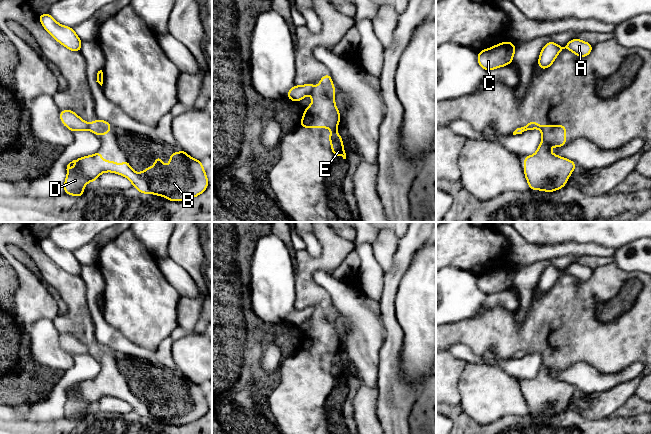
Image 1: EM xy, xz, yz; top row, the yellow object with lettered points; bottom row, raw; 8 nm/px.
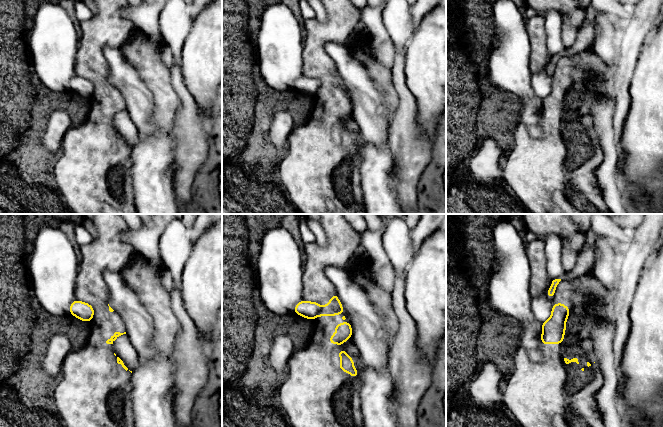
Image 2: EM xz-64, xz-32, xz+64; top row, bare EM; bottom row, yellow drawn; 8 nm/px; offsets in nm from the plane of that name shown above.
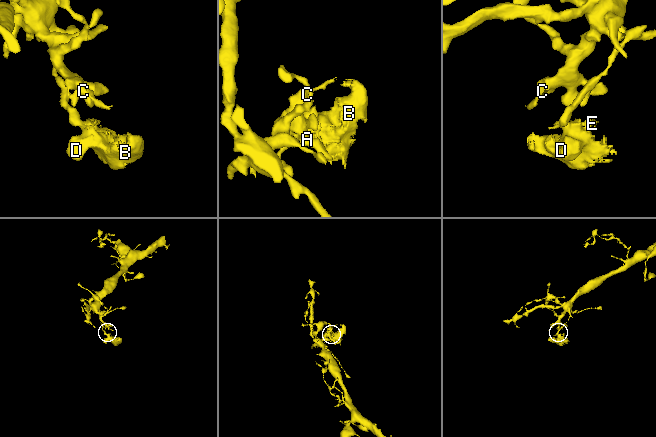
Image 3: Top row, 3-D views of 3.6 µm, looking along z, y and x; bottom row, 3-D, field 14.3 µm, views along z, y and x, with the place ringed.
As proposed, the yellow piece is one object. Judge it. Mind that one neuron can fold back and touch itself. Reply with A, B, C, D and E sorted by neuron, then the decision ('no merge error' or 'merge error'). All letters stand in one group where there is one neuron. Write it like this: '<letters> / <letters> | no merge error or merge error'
A C / B D E | merge error

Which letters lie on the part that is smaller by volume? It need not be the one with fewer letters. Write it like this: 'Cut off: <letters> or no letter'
Cut off: B, D, E

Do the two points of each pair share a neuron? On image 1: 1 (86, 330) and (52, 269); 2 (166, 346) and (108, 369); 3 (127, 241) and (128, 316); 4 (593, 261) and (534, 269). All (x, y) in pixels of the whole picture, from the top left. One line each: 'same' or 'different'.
1: same
2: different
3: same
4: different

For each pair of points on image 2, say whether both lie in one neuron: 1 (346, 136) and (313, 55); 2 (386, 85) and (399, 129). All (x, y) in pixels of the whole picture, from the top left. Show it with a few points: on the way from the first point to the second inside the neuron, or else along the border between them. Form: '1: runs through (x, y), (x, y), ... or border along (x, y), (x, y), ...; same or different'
1: runs through (331, 116), (331, 83), (328, 75); same
2: border along (394, 89), (398, 96), (398, 108), (388, 127); different

